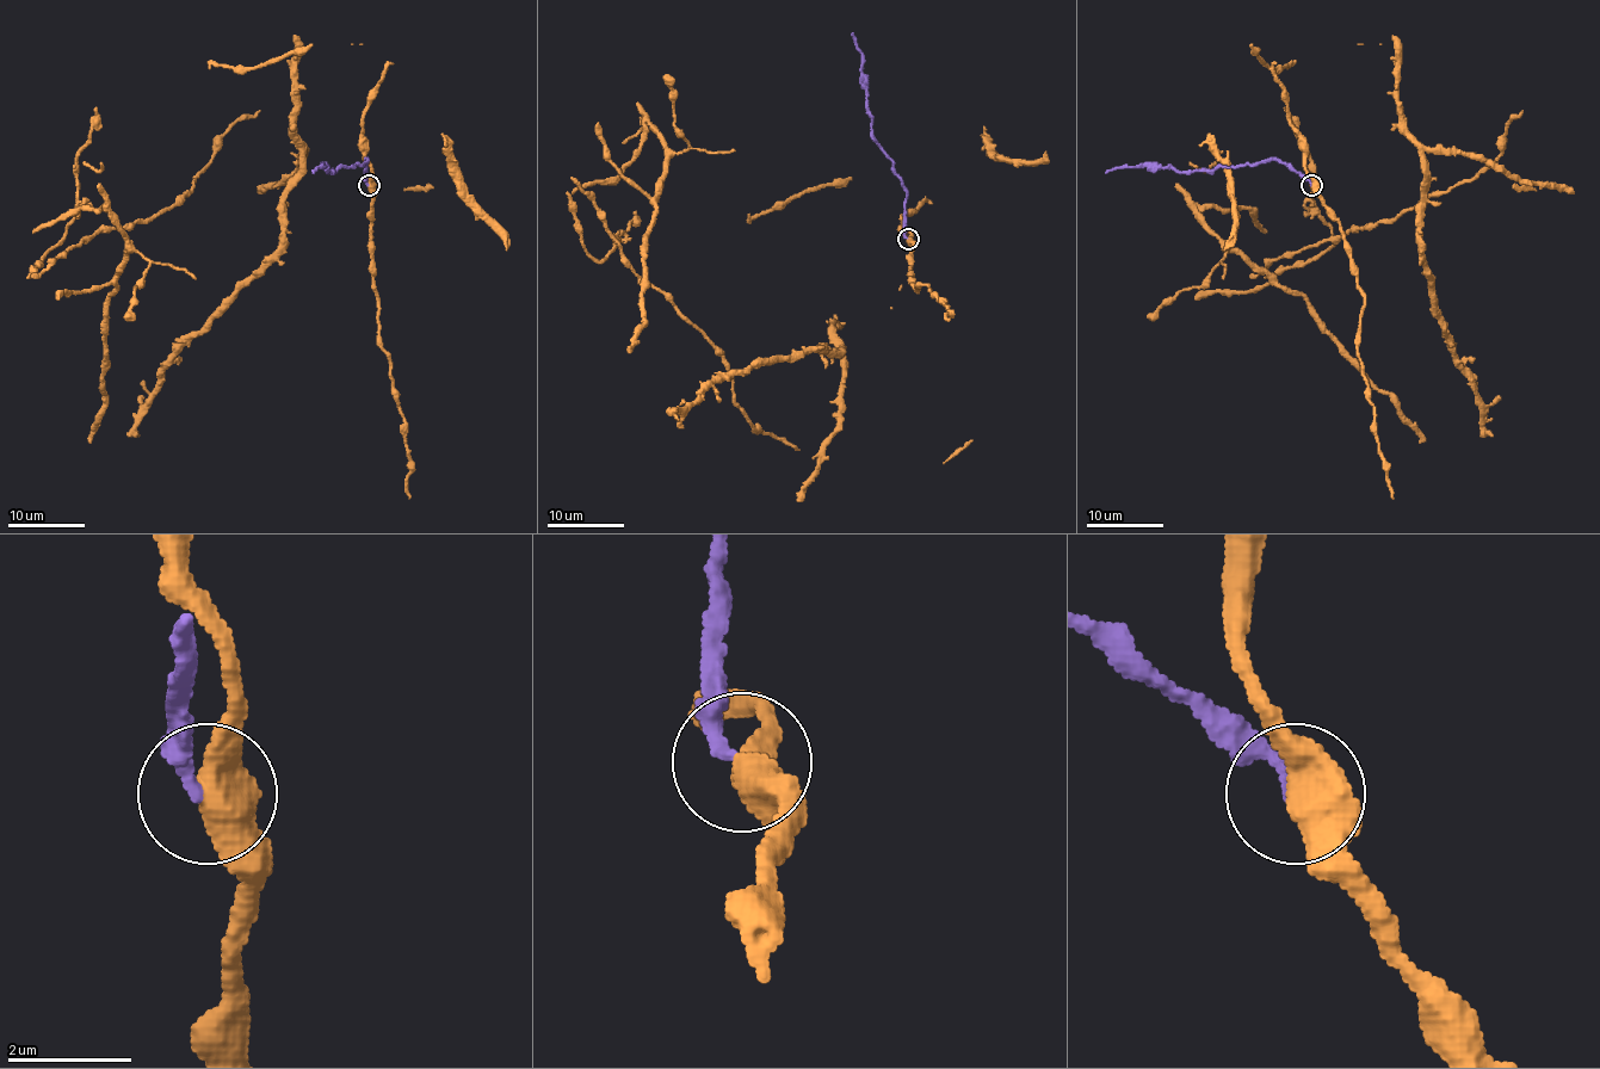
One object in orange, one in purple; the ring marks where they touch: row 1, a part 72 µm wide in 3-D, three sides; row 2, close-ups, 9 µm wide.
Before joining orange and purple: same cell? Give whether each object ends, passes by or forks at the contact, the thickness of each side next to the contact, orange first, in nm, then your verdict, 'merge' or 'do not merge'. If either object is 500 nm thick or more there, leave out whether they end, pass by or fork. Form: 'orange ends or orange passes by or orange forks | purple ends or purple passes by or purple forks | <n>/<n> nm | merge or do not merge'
550/200 nm | do not merge

